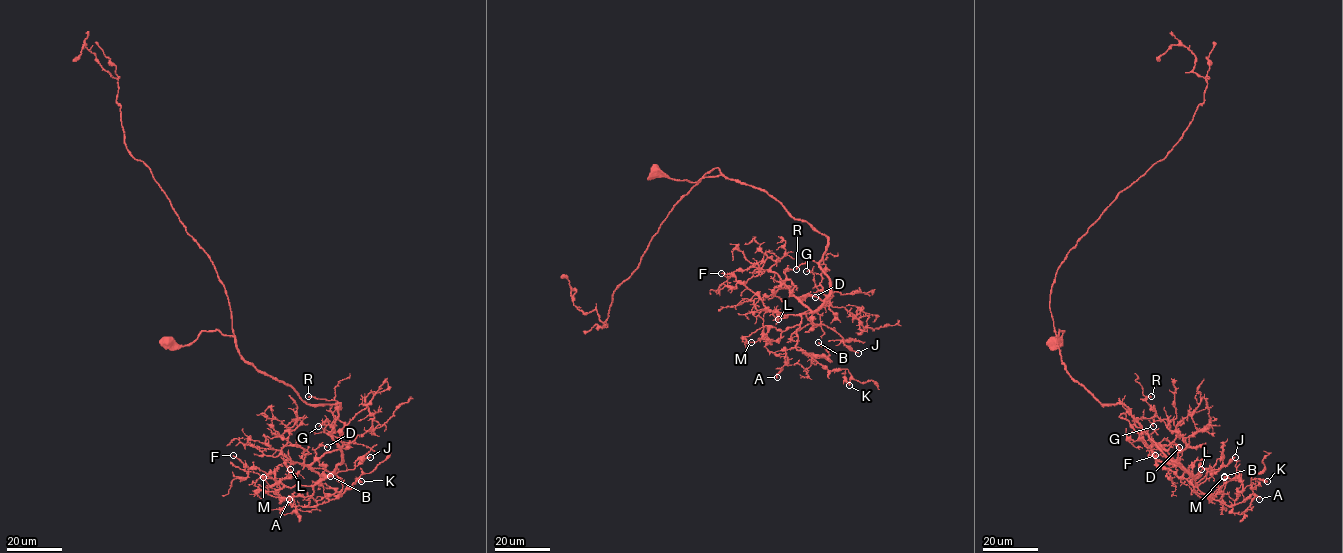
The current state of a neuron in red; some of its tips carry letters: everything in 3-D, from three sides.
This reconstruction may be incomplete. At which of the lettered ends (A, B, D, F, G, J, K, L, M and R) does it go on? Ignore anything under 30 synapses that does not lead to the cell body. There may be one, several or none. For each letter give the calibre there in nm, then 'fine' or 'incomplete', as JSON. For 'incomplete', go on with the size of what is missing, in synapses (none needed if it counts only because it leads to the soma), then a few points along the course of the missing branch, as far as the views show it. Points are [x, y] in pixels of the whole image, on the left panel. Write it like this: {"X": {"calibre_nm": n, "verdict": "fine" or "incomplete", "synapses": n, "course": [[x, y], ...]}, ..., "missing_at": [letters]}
{"A": {"calibre_nm": 140, "verdict": "fine"}, "B": {"calibre_nm": 170, "verdict": "fine"}, "D": {"calibre_nm": 150, "verdict": "fine"}, "F": {"calibre_nm": 140, "verdict": "fine"}, "G": {"calibre_nm": 120, "verdict": "fine"}, "J": {"calibre_nm": 190, "verdict": "incomplete", "synapses": 30, "course": [[370, 457], [408, 432]]}, "K": {"calibre_nm": 110, "verdict": "fine"}, "L": {"calibre_nm": 100, "verdict": "fine"}, "M": {"calibre_nm": 190, "verdict": "fine"}, "R": {"calibre_nm": 150, "verdict": "fine"}, "missing_at": ["J"]}

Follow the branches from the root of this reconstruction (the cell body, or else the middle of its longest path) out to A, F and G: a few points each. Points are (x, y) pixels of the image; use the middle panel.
A: (654, 171), (753, 186), (827, 237), (820, 268), (830, 293), (802, 315), (777, 377)
F: (654, 171), (753, 186), (827, 237), (820, 268), (830, 293), (809, 313), (773, 312), (721, 273)
G: (654, 171), (722, 174), (772, 195), (827, 237), (830, 293), (814, 311), (798, 299), (830, 304), (806, 271)

